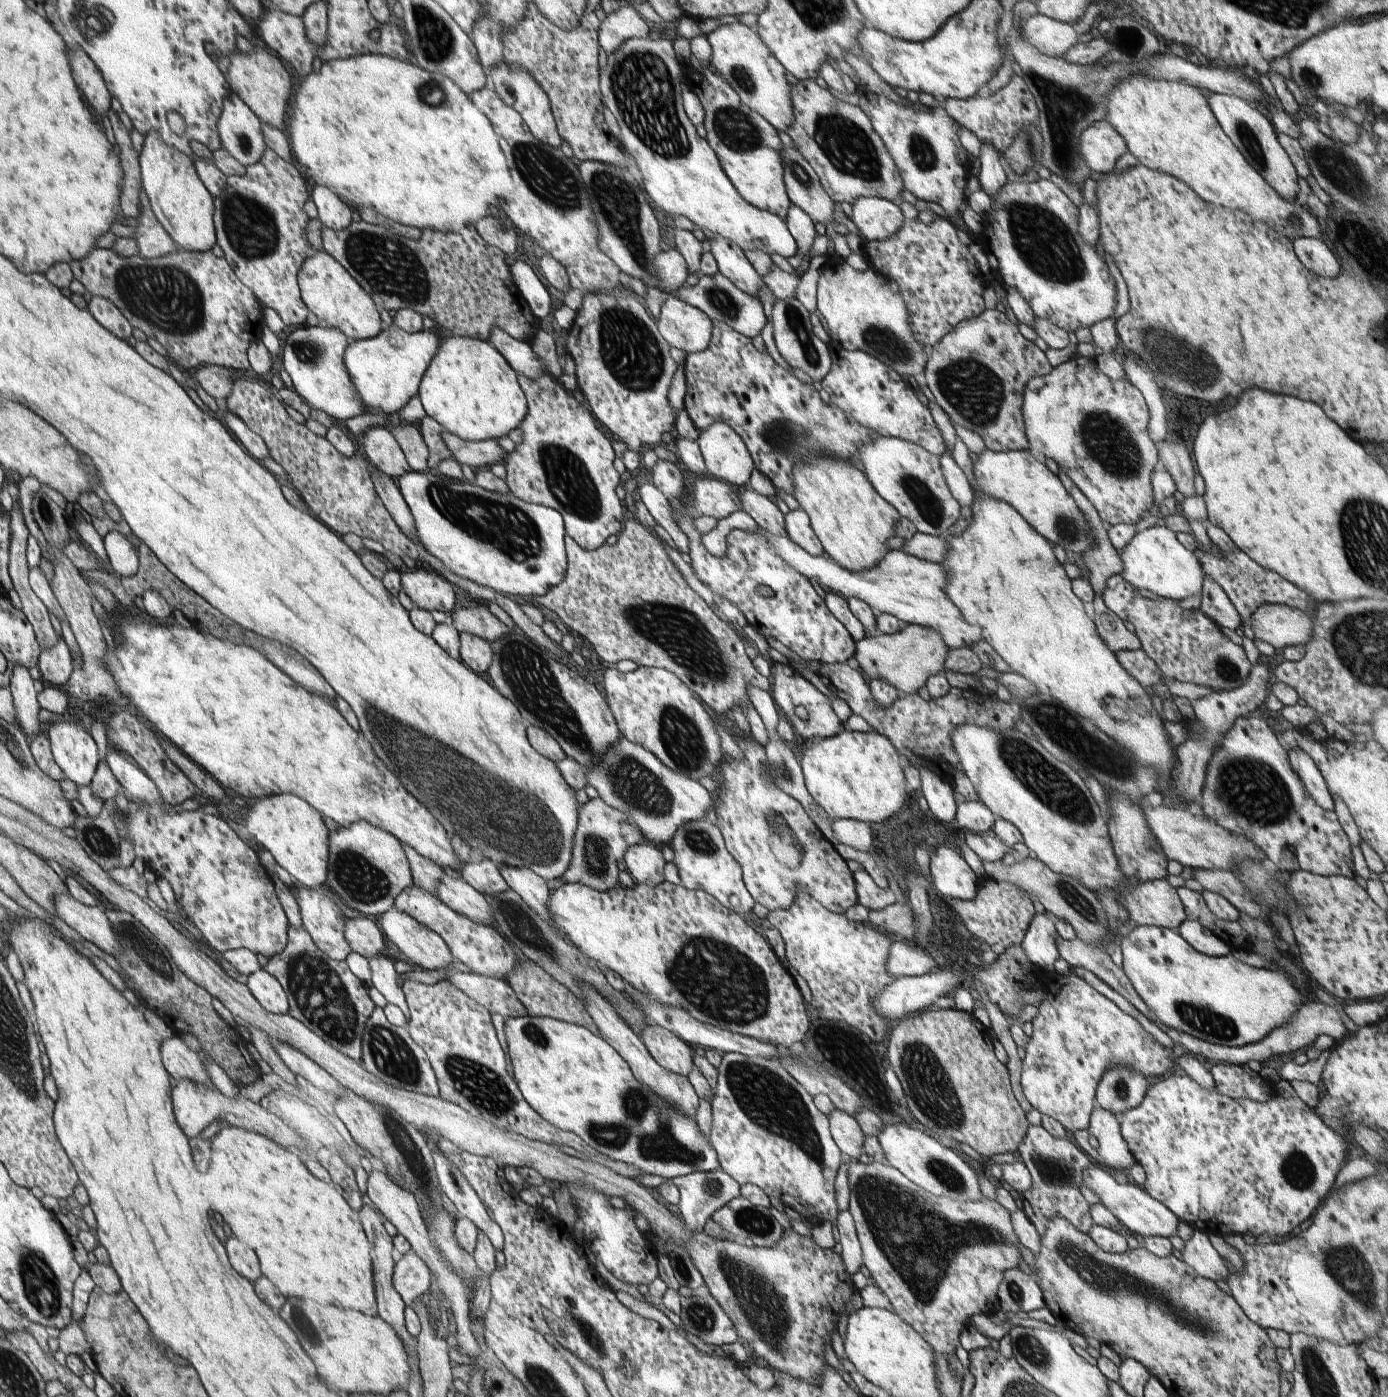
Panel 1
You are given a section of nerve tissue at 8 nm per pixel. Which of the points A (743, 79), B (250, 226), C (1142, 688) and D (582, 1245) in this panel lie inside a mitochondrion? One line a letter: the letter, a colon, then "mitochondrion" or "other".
A: mitochondrion
B: mitochondrion
C: other
D: other

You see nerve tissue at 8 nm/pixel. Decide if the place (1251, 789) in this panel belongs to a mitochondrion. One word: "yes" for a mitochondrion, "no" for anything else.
yes

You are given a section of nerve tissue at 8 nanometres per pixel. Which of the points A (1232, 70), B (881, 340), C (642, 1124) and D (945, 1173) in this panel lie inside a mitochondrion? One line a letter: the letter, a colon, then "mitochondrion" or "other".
A: other
B: mitochondrion
C: mitochondrion
D: mitochondrion

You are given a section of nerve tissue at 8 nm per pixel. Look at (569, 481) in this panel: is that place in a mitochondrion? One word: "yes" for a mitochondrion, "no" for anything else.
yes

